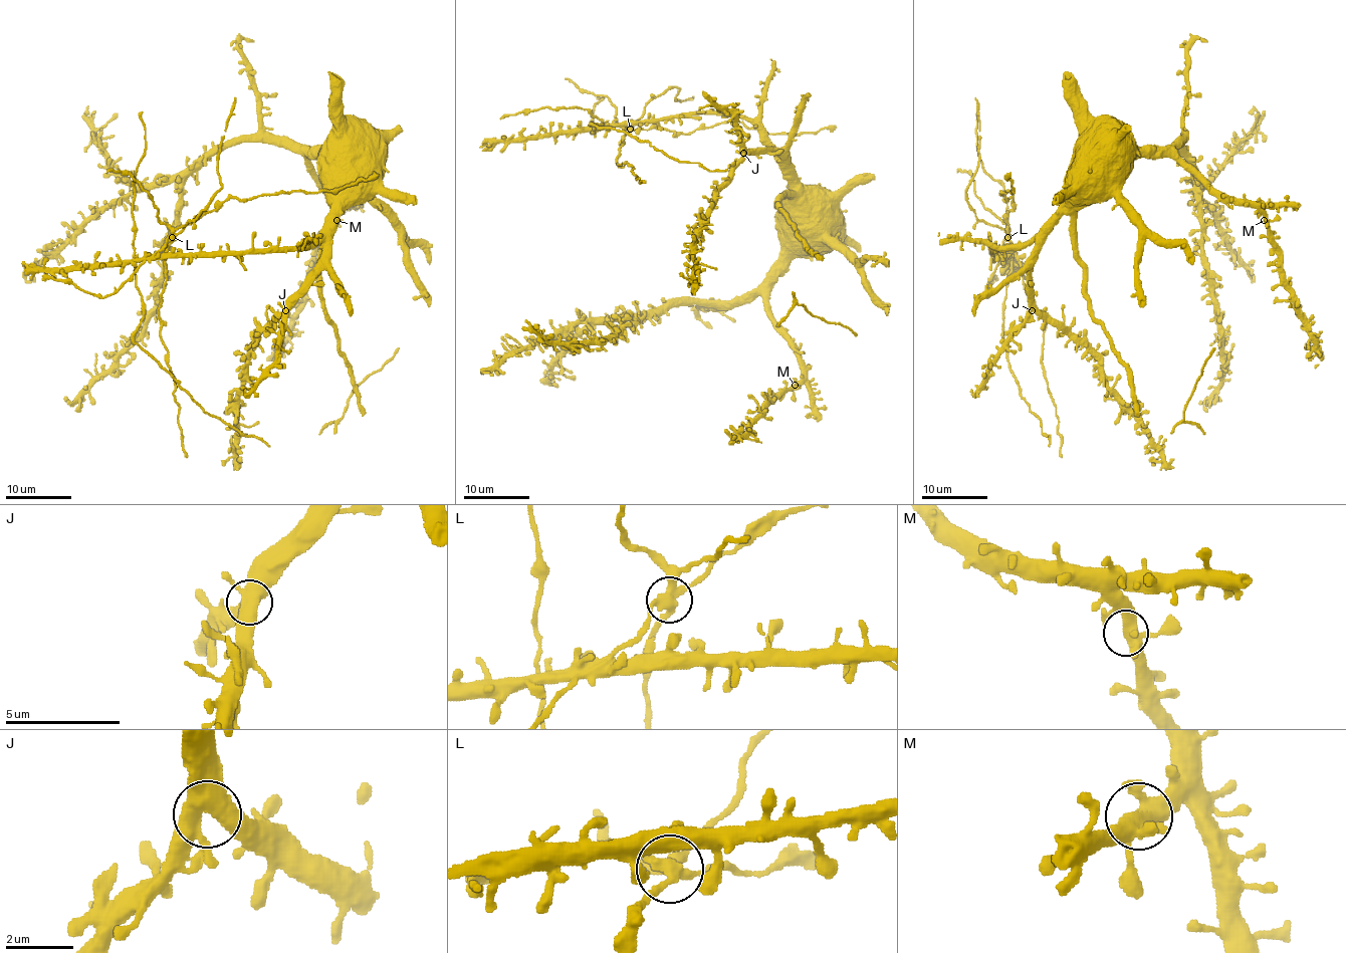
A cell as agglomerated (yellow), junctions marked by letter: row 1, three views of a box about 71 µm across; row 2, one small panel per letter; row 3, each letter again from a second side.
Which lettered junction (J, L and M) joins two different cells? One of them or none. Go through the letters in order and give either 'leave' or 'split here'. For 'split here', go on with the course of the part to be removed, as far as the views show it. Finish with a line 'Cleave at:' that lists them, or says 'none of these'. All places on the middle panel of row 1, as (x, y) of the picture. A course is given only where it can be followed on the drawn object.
J: leave
L: split here | (629, 129), (689, 134), (727, 122), (741, 122), (750, 129), (768, 134), (815, 134), (836, 127)
M: leave
Cleave at: L

